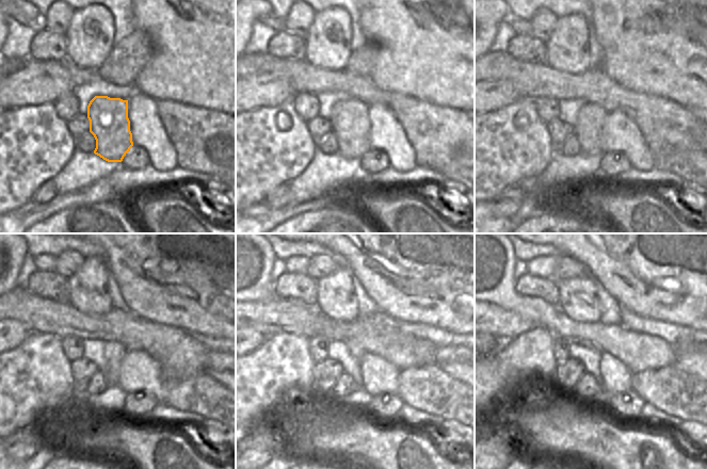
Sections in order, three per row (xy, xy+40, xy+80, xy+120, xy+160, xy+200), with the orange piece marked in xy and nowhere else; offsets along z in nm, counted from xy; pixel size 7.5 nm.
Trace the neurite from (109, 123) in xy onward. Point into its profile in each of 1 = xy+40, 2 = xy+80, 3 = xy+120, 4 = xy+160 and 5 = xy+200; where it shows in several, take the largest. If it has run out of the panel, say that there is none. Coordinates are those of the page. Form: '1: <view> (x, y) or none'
1: xy+40 (349, 119)
2: xy+80 (591, 117)
3: xy+120 (113, 352)
4: xy+160 (355, 350)
5: xy+200 (584, 342)

